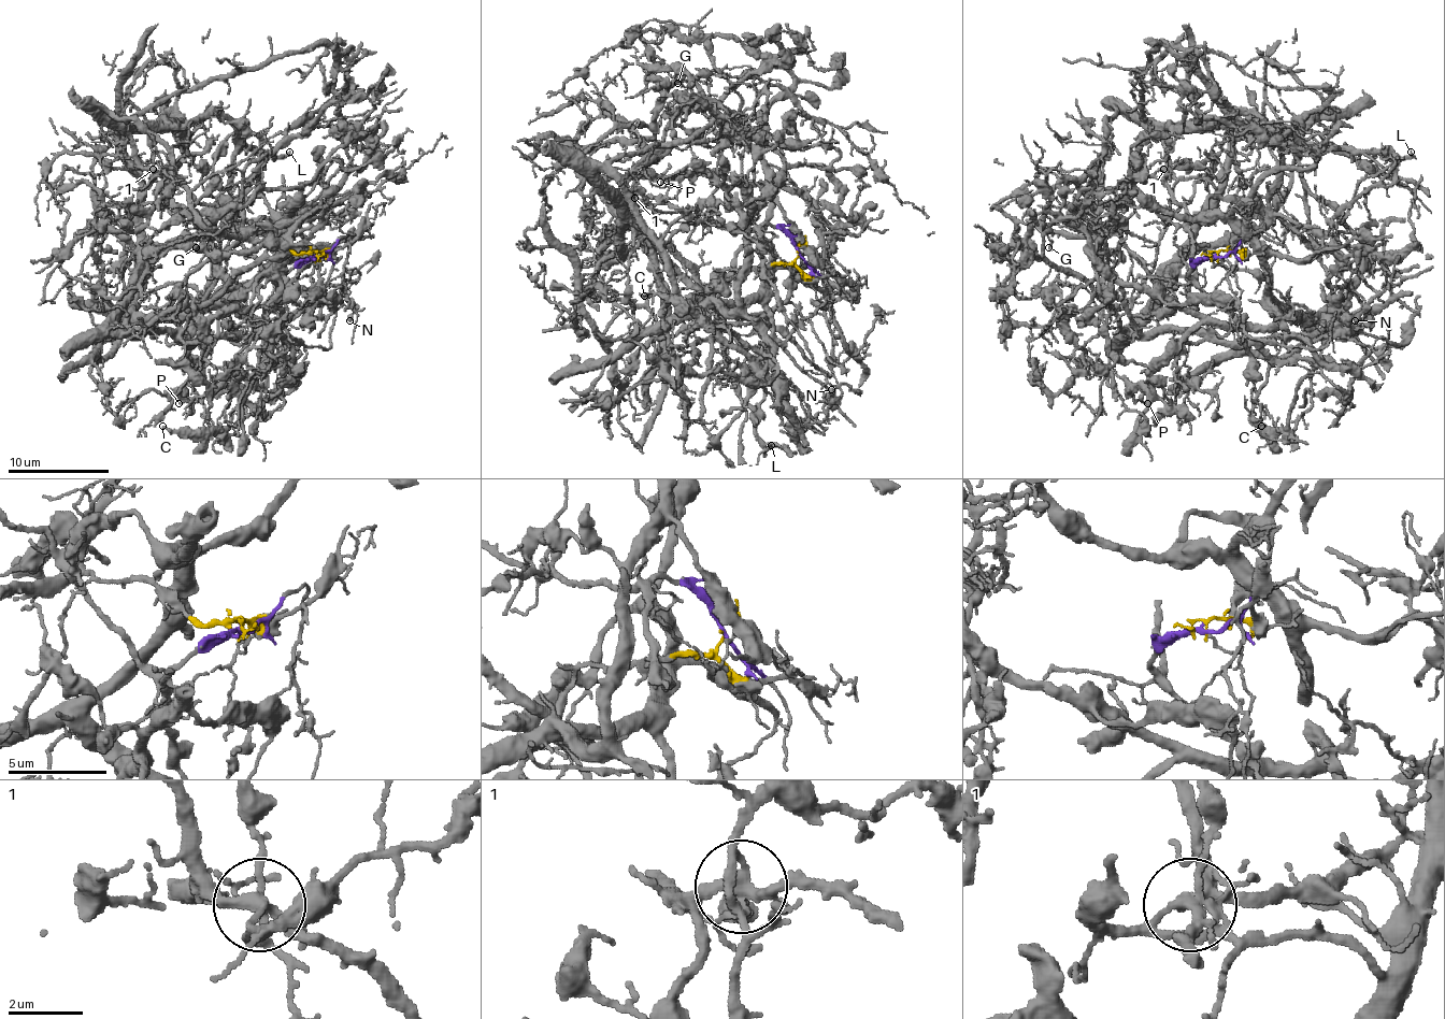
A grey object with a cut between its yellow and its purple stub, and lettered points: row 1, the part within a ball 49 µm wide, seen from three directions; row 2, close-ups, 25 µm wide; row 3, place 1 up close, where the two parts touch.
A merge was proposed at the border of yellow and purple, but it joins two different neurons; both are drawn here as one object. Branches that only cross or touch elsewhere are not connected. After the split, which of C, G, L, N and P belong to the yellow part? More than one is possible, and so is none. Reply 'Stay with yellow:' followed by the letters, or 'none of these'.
Stay with yellow: C, N, P

